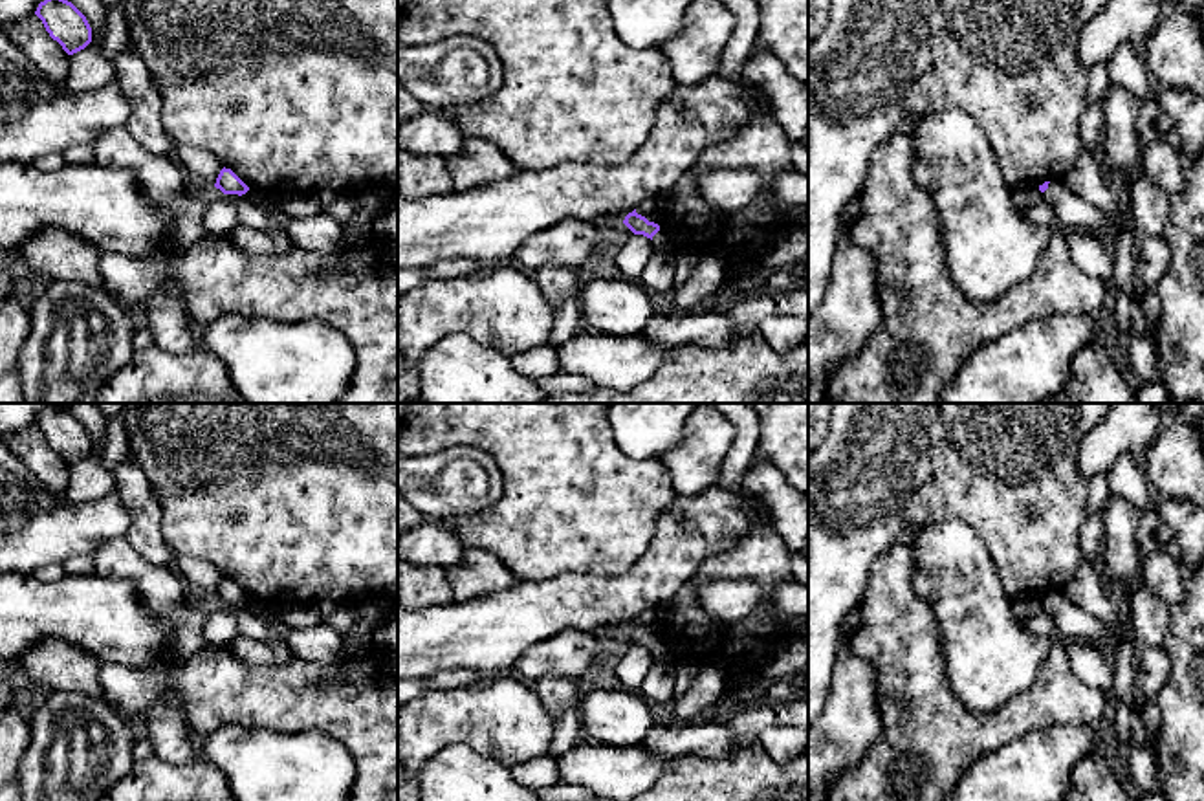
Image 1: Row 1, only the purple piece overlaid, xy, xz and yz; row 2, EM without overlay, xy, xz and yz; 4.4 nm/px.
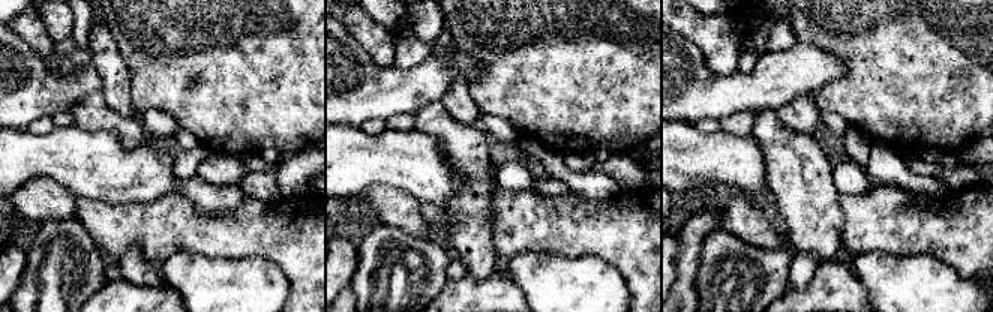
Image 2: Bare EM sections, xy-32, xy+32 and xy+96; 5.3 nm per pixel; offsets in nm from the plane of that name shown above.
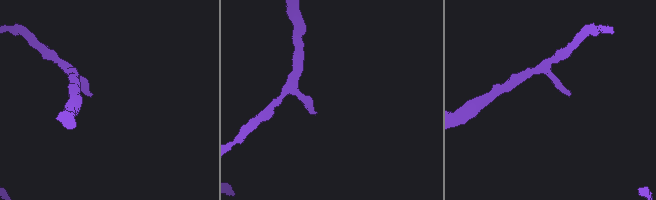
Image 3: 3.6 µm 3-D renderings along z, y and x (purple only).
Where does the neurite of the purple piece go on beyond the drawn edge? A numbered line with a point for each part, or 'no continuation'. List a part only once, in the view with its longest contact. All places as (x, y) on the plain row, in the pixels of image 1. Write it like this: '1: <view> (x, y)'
1: yz (1071, 622)

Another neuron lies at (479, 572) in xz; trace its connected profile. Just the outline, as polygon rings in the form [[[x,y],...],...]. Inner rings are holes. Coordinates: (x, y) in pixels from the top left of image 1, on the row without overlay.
[[[465,548],[462,561],[443,574],[458,603],[491,596],[519,583],[519,577],[484,548]]]

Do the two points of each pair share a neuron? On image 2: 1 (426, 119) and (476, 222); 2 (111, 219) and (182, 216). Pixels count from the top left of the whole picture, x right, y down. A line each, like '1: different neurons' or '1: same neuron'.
1: same neuron
2: same neuron

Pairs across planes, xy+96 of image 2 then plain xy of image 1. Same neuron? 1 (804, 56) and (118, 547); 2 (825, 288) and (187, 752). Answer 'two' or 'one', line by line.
1: two
2: two

